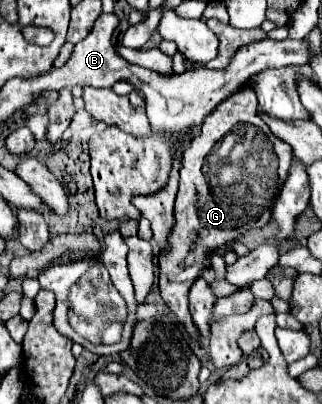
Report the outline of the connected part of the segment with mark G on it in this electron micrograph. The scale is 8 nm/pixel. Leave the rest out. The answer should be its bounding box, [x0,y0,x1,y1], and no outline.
[159,84,293,340]

